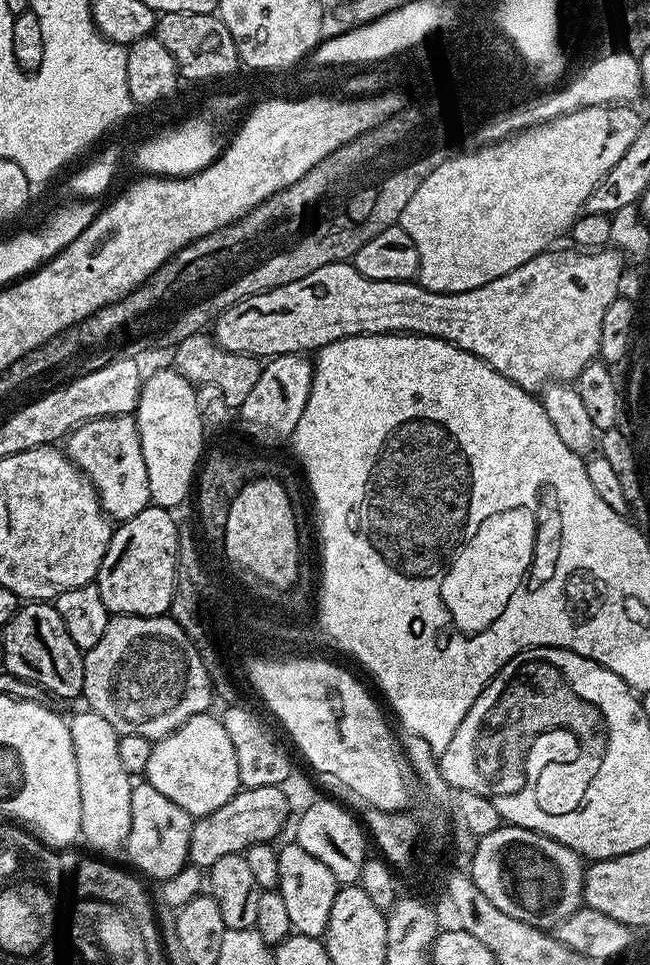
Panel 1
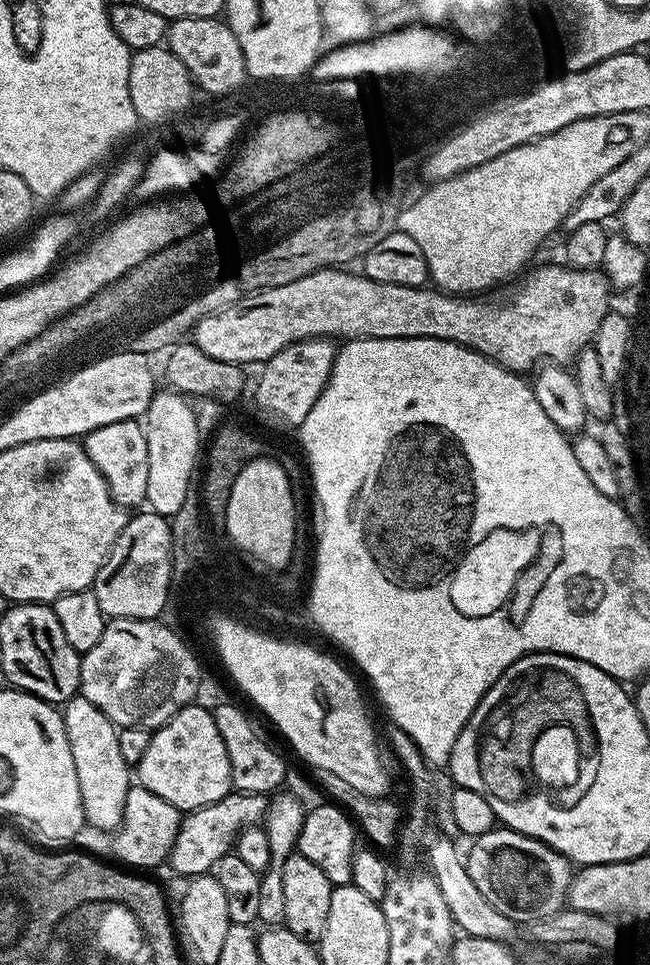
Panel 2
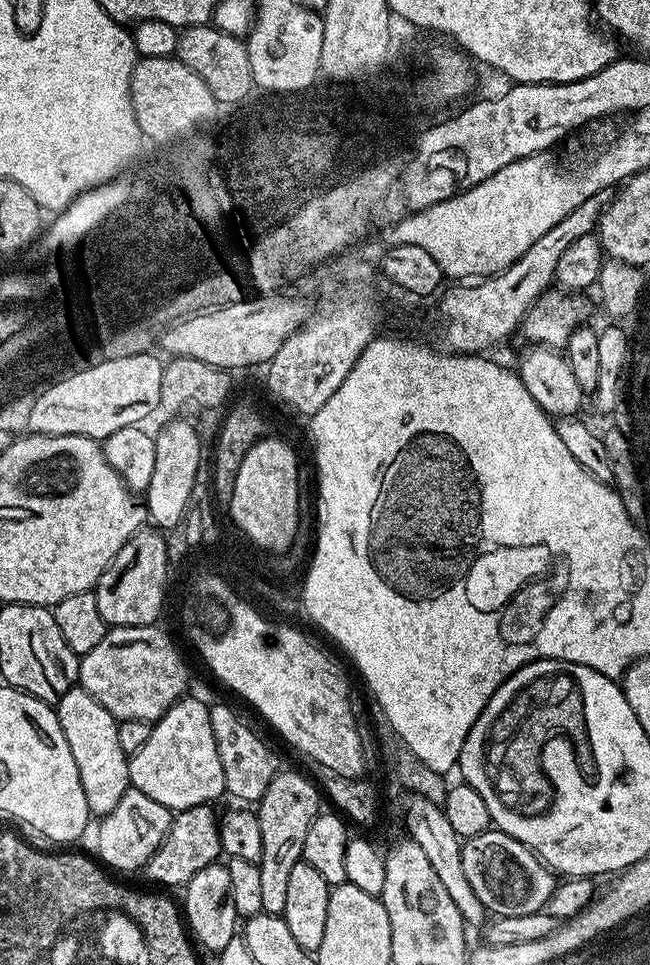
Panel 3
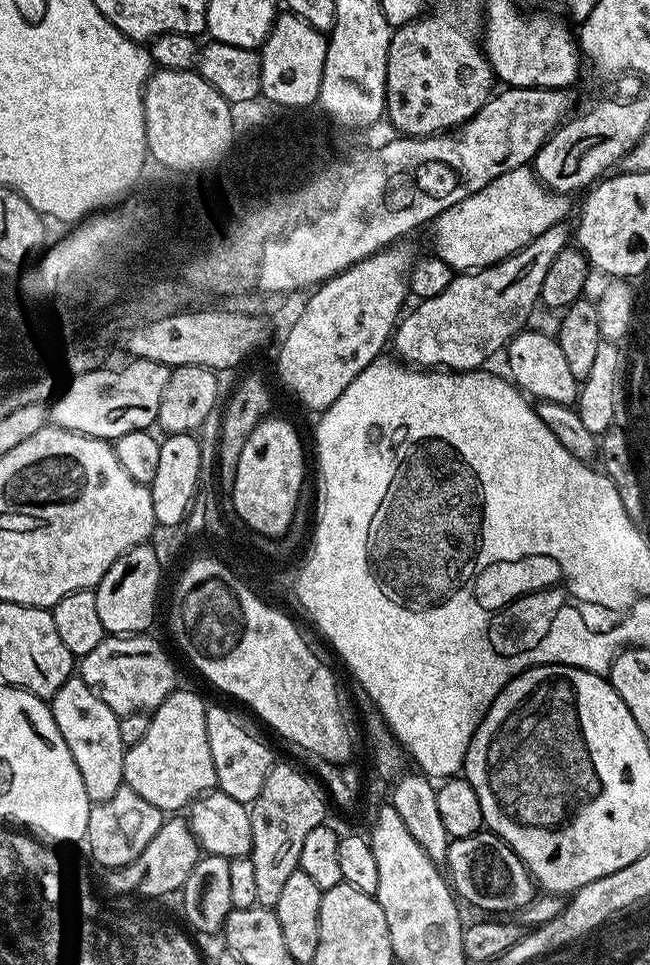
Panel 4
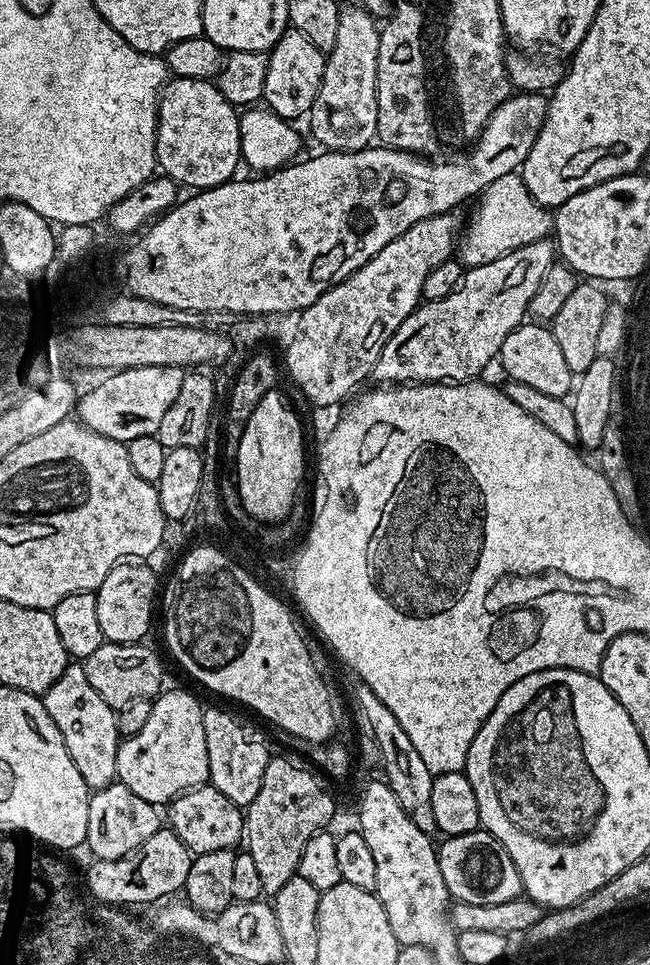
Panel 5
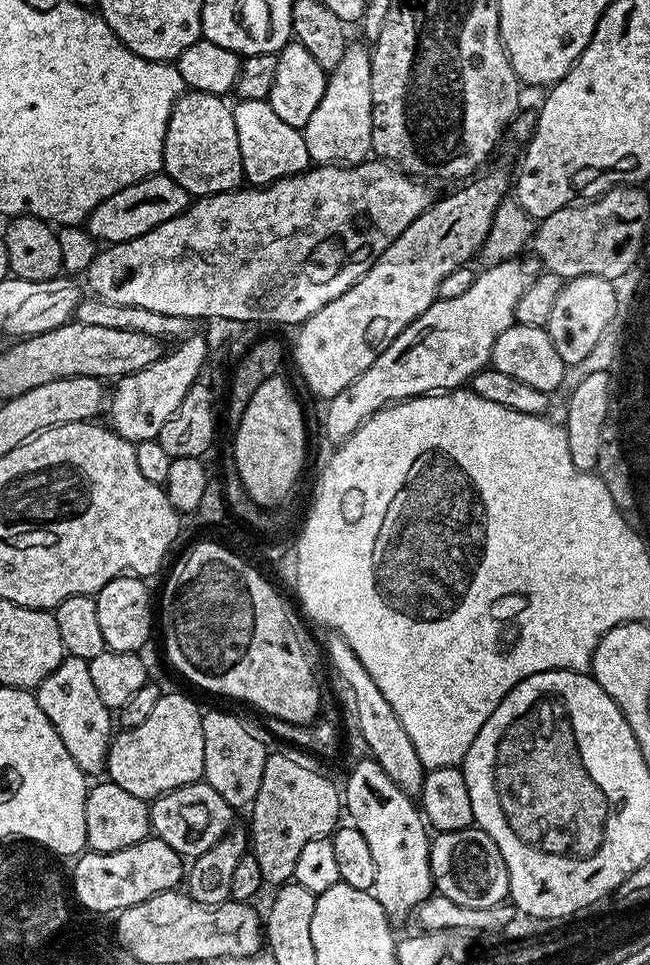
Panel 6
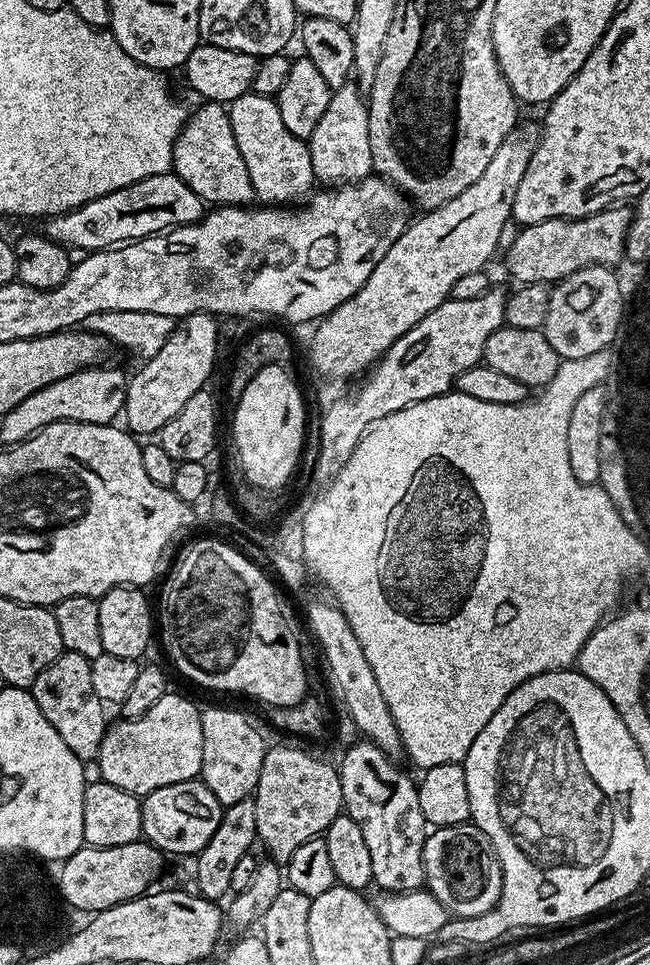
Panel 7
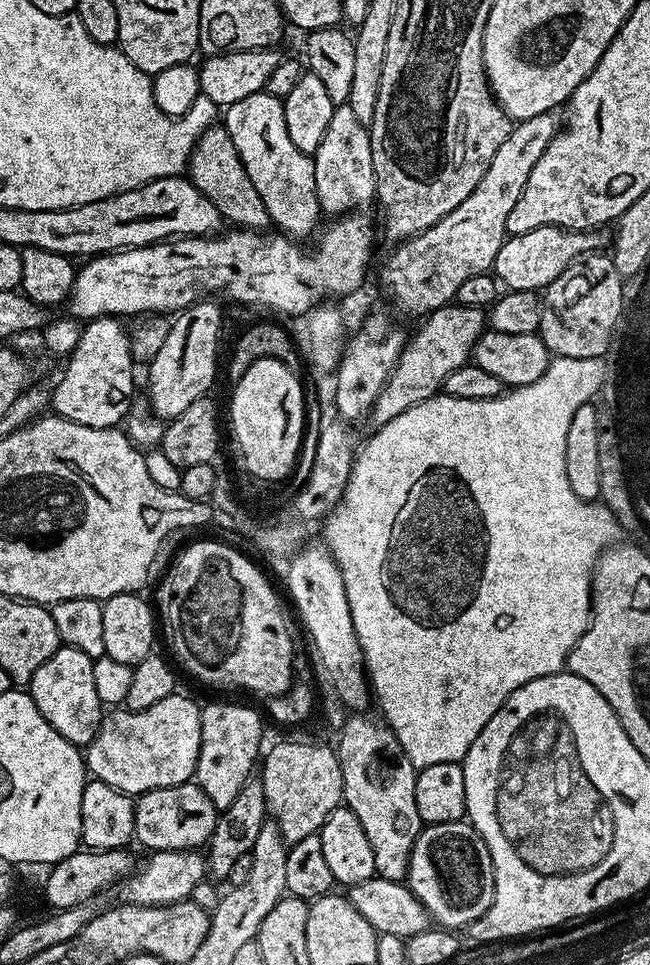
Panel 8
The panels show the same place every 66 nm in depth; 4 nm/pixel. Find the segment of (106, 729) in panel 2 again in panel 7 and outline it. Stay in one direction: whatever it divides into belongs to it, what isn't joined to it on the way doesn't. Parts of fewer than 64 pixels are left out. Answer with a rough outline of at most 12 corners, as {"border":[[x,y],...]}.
{"border":[[65,650],[30,689],[81,762],[99,757],[106,705],[92,661]]}

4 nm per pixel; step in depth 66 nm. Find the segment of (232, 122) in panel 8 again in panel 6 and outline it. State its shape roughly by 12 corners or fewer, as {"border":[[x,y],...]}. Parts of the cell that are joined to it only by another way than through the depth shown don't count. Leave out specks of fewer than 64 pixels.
{"border":[[265,100],[232,108],[244,179],[267,186],[310,167],[301,129]]}

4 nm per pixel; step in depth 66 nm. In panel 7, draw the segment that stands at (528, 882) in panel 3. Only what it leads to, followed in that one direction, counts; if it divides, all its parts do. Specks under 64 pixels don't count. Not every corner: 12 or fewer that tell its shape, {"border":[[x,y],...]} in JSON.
{"border":[[475,824],[424,837],[427,891],[456,918],[500,900],[502,870]]}

